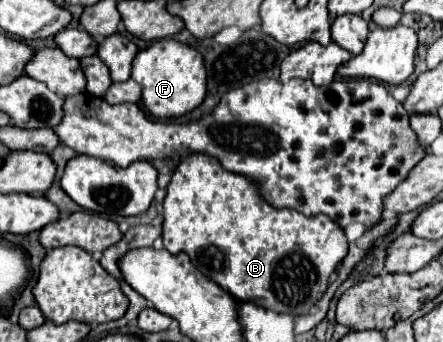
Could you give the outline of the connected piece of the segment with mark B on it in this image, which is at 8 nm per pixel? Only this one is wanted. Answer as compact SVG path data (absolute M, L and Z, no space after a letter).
M184 156L174 168L164 198L164 248L170 254L186 252L192 264L220 288L234 294L240 302L254 300L254 304L284 312L284 314L310 314L314 304L328 288L328 276L348 252L348 240L342 228L328 220L328 216L304 216L294 208L272 208L260 200L260 192L232 172L224 172L212 156Z

